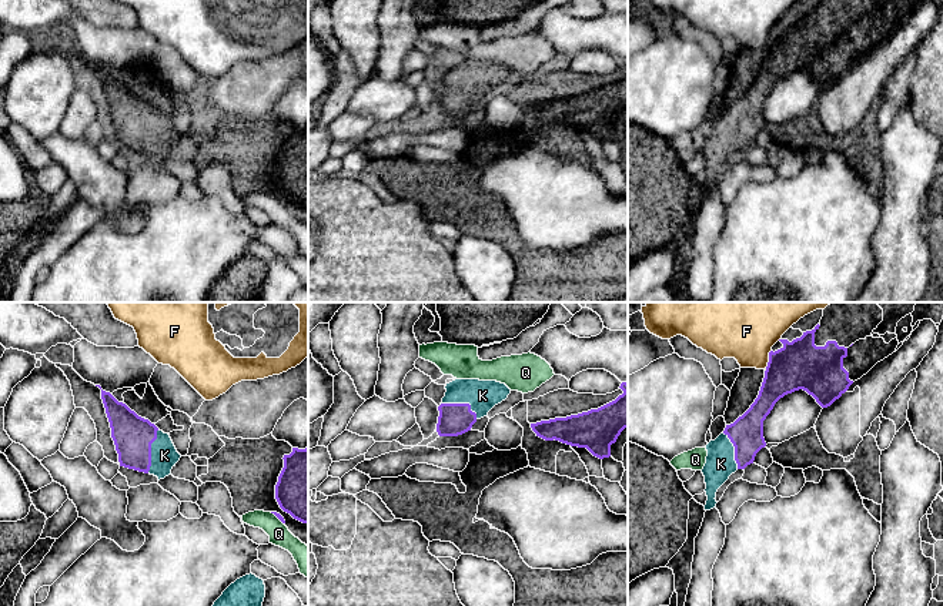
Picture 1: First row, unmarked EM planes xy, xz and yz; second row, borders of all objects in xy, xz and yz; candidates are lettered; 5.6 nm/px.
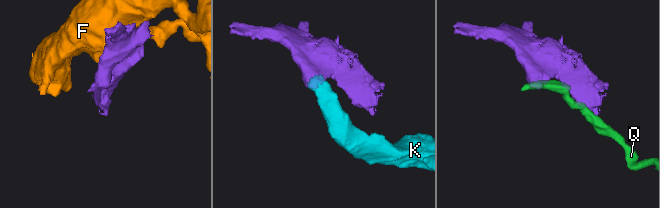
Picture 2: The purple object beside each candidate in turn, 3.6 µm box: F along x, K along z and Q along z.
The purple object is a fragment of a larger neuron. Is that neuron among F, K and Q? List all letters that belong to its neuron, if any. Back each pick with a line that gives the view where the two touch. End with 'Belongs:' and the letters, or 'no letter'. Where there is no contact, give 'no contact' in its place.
K: xz
Belongs: K

